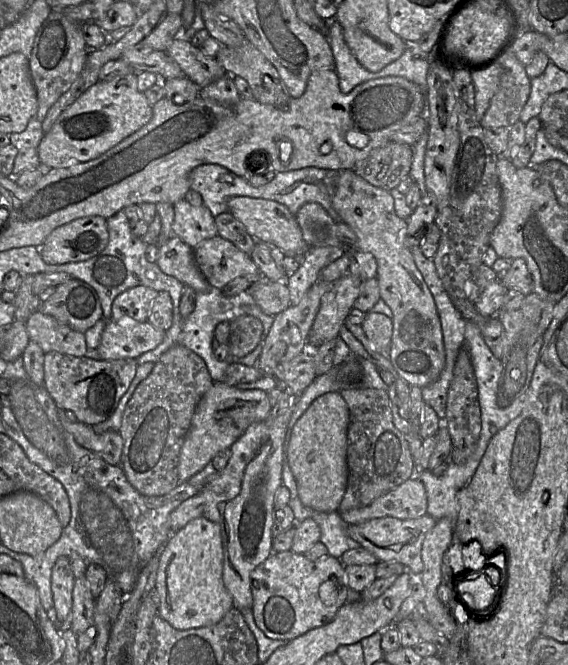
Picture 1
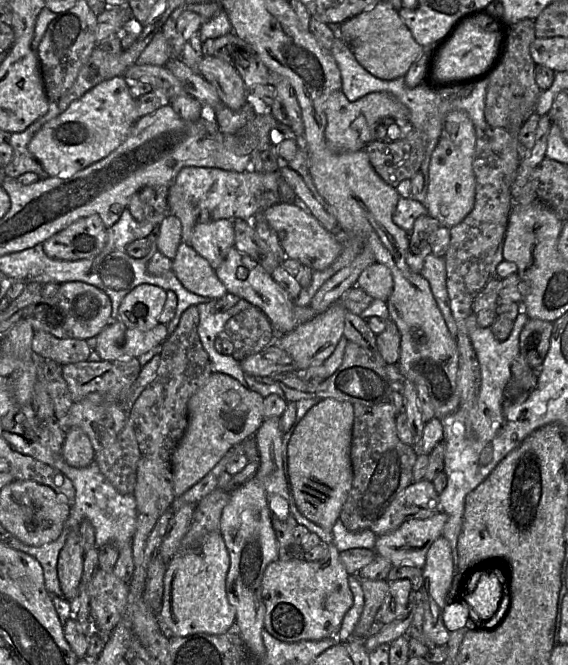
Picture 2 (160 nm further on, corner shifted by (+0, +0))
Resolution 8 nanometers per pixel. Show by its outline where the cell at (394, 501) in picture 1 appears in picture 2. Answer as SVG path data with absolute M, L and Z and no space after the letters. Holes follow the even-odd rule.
M423 478L399 493L369 529L381 536L396 530L403 522L425 520L439 512L439 497L433 483Z

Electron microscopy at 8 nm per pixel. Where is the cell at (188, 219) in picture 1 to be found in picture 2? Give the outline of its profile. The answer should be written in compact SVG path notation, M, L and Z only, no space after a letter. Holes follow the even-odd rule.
M220 219L208 223L197 222L192 231L190 245L216 269L228 251L235 246L232 221Z

